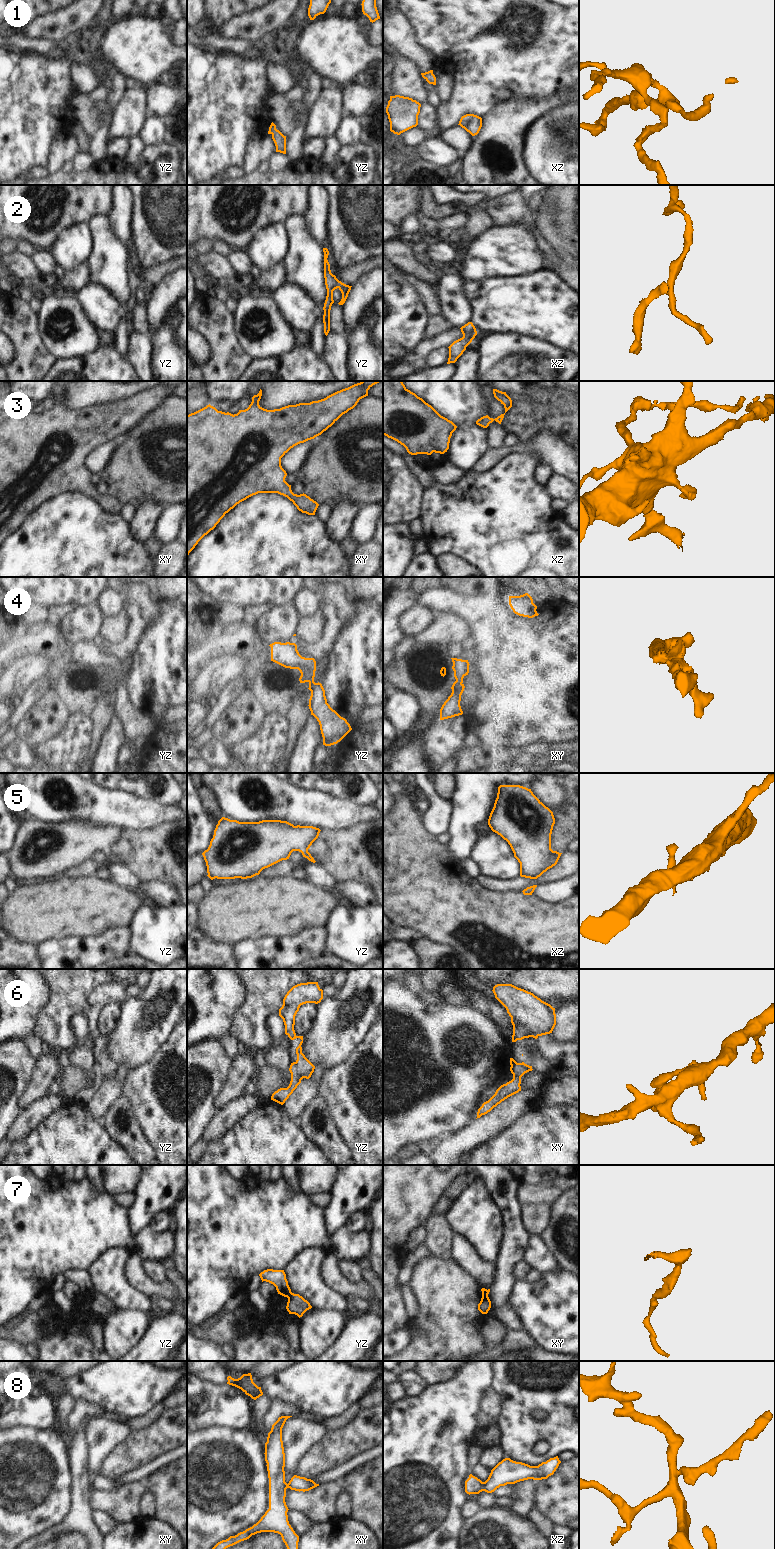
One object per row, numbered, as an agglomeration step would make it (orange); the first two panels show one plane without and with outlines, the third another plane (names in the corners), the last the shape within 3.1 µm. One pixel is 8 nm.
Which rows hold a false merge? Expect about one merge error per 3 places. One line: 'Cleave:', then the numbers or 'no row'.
Cleave: 7, 8

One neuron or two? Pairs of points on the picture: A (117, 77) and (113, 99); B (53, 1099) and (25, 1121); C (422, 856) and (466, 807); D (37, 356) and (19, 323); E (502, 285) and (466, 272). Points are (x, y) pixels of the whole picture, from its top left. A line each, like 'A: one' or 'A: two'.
A: one
B: one
C: two
D: one
E: two

